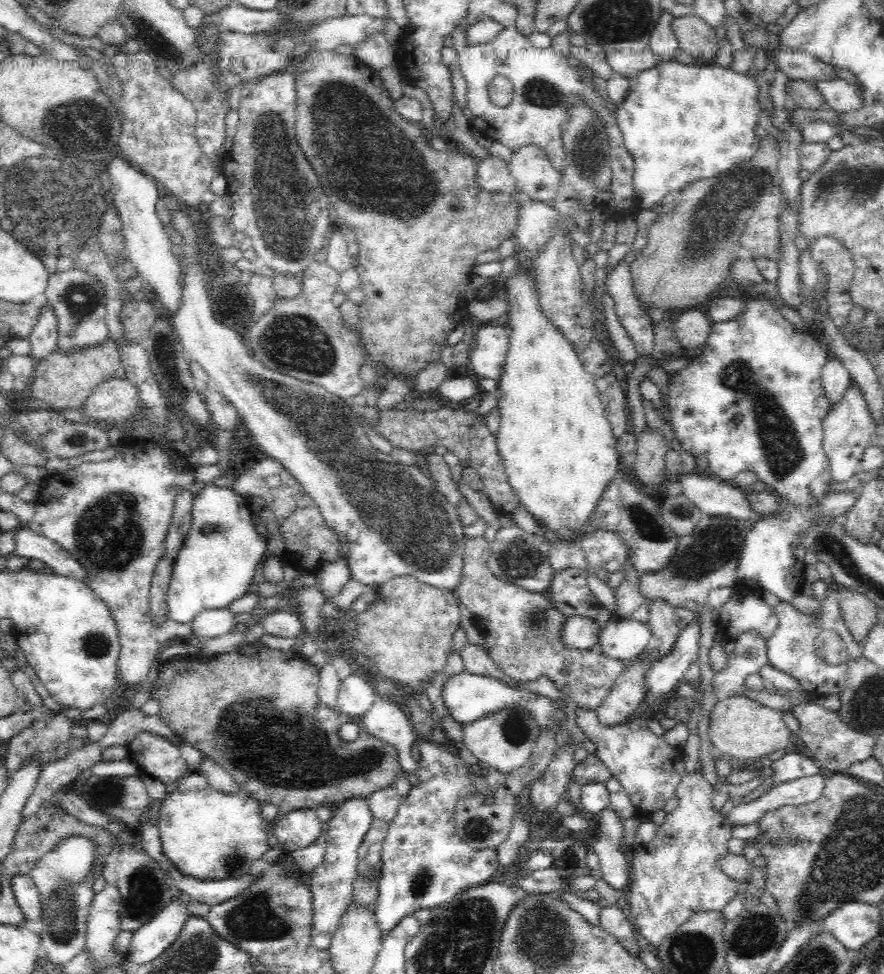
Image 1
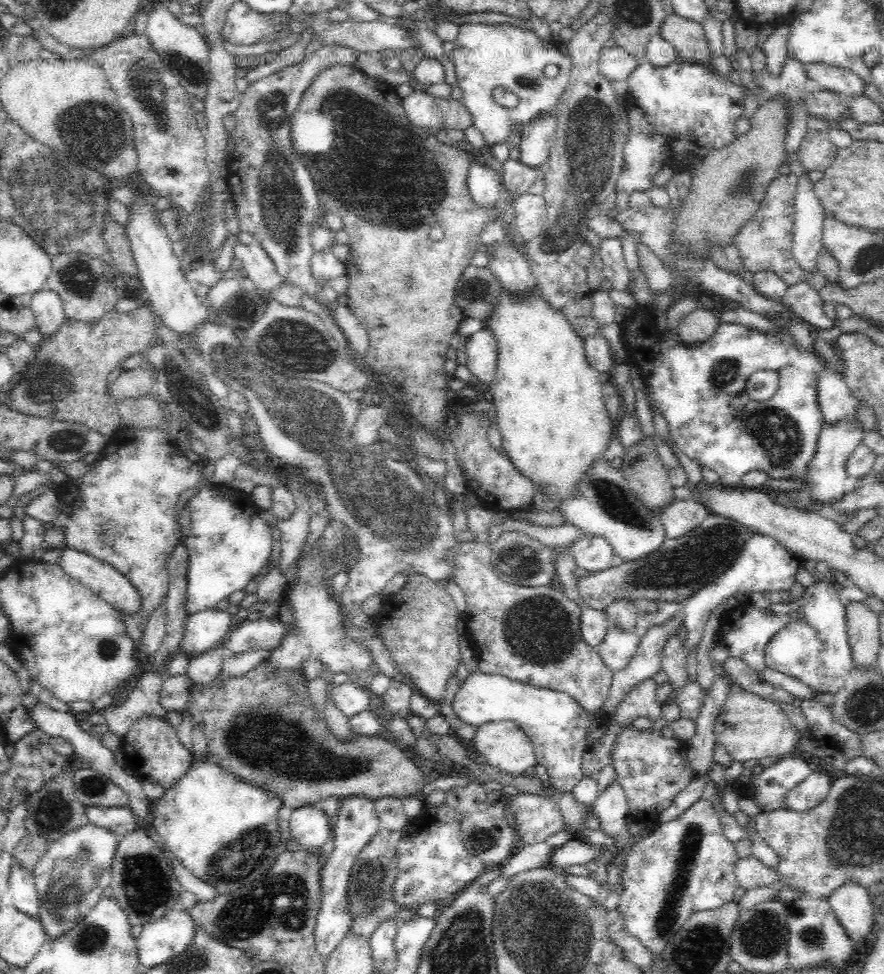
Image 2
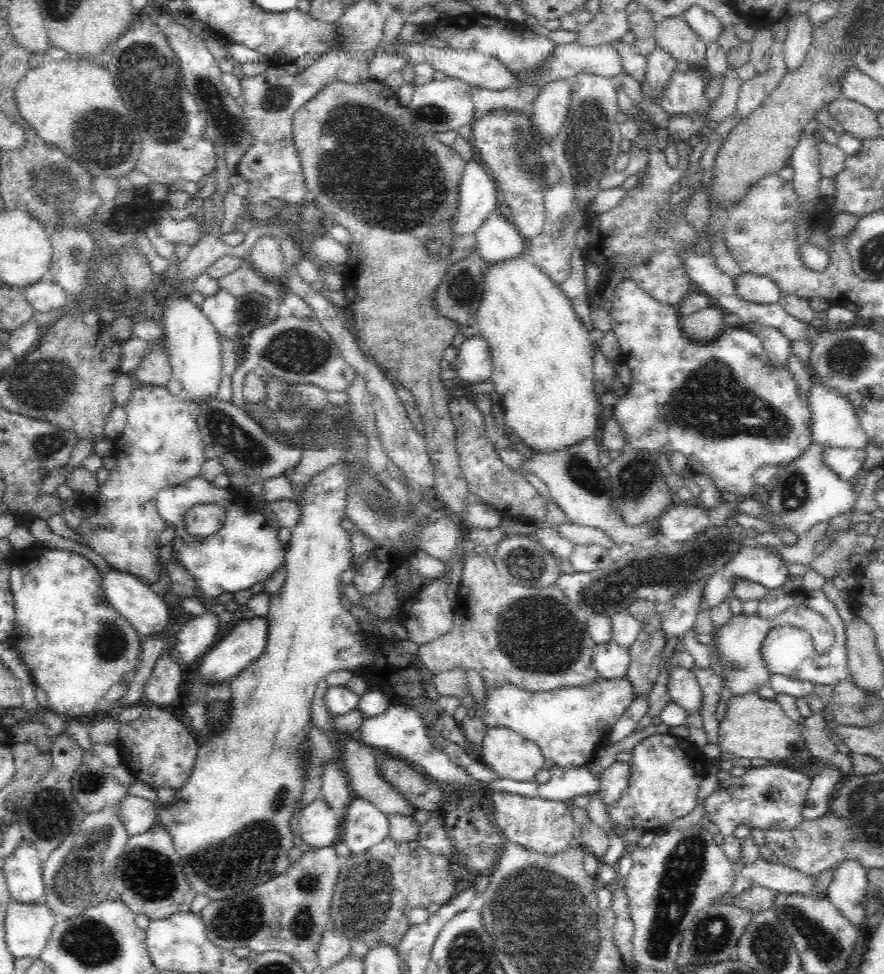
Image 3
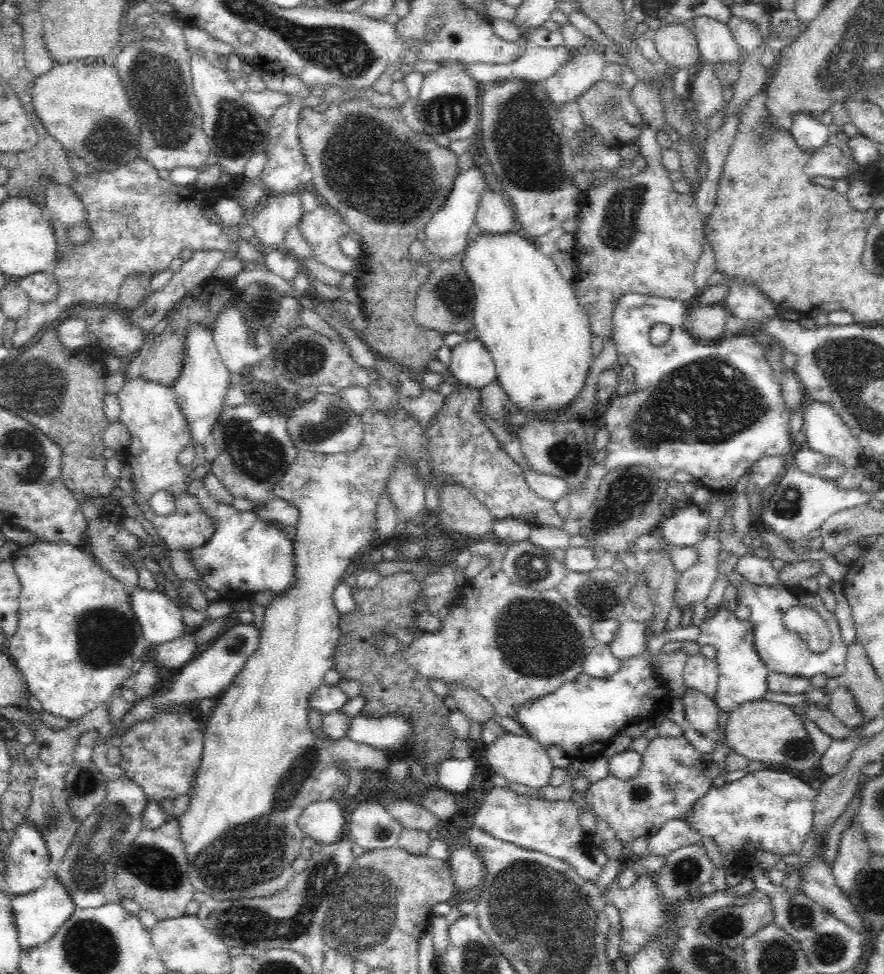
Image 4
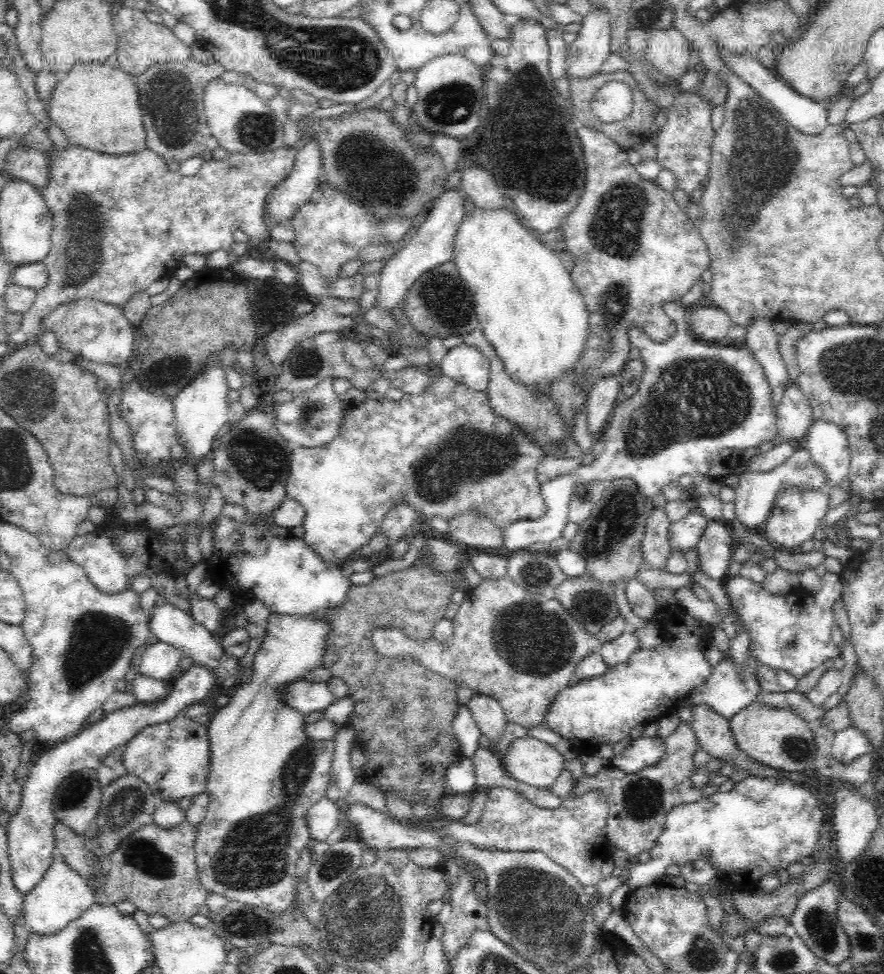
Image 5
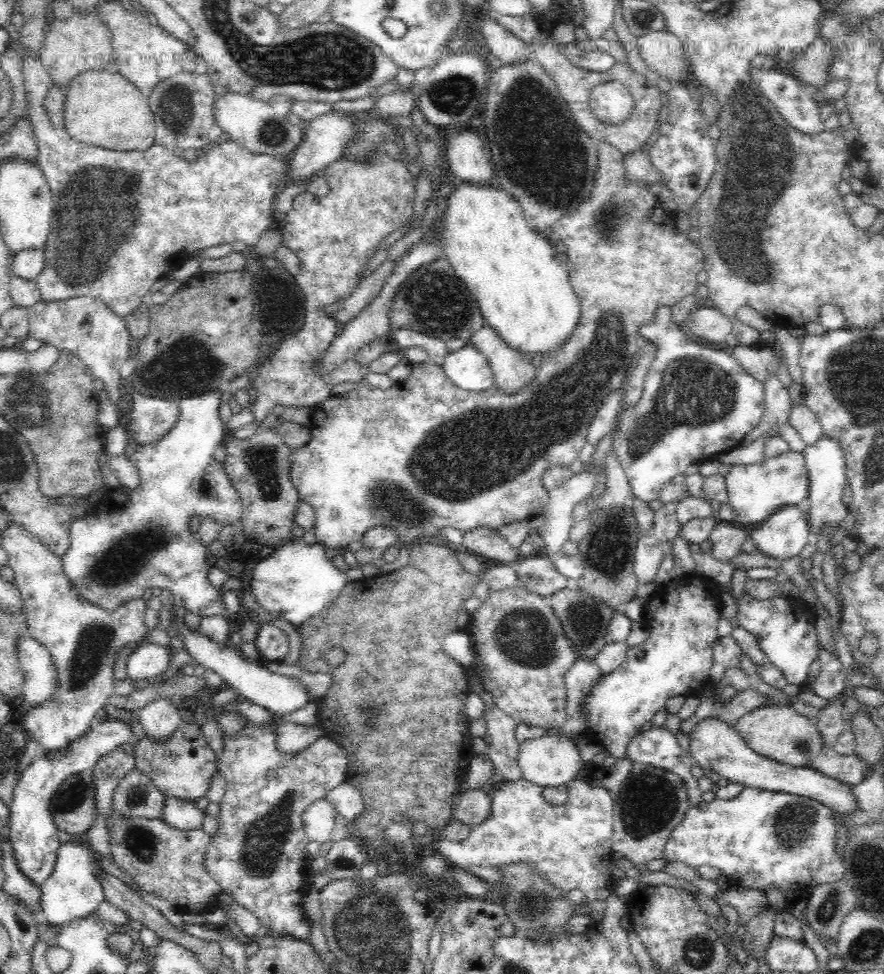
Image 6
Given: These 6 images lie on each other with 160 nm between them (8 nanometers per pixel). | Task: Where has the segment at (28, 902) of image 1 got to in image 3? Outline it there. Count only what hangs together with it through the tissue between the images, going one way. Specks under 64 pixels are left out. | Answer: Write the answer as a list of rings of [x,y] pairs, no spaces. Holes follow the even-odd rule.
[[[25,838],[20,840],[18,848],[10,854],[3,866],[9,897],[12,901],[42,902],[45,886],[43,880],[44,857],[39,850]]]

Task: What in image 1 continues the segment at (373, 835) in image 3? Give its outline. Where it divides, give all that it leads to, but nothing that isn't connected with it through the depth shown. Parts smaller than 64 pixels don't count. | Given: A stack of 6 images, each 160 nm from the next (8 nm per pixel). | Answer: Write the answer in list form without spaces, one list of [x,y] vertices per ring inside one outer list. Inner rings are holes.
[[[350,799],[334,807],[326,825],[327,849],[324,860],[310,874],[309,887],[313,896],[313,925],[311,941],[314,947],[328,951],[334,933],[353,901],[353,883],[357,876],[357,852],[374,820],[367,799]]]

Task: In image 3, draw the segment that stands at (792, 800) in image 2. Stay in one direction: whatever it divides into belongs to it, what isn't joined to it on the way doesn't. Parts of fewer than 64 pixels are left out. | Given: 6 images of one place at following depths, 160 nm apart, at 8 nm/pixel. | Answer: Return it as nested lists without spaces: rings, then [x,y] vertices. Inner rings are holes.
[[[826,762],[820,774],[815,775],[811,780],[808,791],[807,801],[804,805],[802,814],[806,820],[821,819],[829,809],[828,796],[834,788],[834,784],[844,777],[840,769],[833,762]]]

